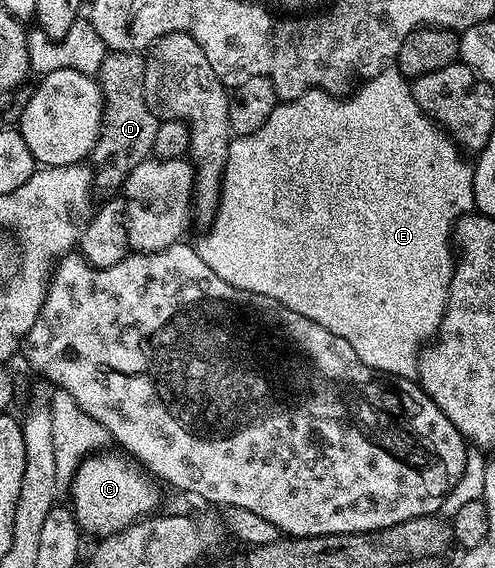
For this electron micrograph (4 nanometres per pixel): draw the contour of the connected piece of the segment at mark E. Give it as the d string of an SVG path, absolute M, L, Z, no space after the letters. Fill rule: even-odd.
M396 66L383 69L362 84L365 85L358 92L350 91L344 98L338 98L321 88L313 88L310 92L299 94L299 98L294 100L282 100L277 103L275 110L271 110L271 118L267 118L267 122L263 122L255 134L230 139L217 217L208 225L206 232L209 233L201 241L196 241L195 247L199 258L203 258L203 262L207 262L207 266L211 266L211 270L215 270L223 282L239 290L251 290L255 294L275 298L275 302L287 306L287 310L295 310L295 314L303 314L303 318L319 322L323 330L339 334L339 338L343 338L343 342L350 344L351 350L359 354L361 361L375 371L413 378L417 374L417 358L423 345L438 335L441 319L445 316L455 267L455 248L451 243L453 225L462 216L470 215L475 208L473 164L464 160L466 157L452 135L444 127L438 126L421 109L419 102L415 102L412 83Z

